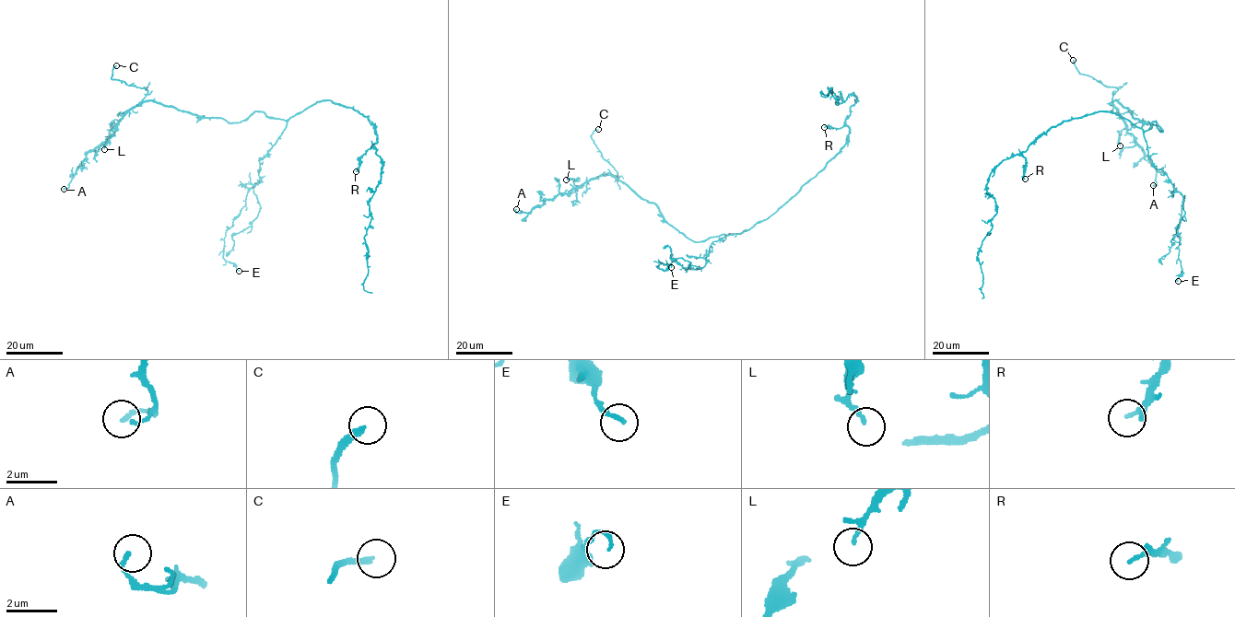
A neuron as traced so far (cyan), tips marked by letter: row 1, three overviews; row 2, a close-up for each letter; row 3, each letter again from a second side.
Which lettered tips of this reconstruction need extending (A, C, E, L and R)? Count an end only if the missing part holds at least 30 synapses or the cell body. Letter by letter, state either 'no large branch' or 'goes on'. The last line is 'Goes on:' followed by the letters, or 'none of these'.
A: no large branch
C: goes on
E: no large branch
L: no large branch
R: goes on
Goes on: C, R

